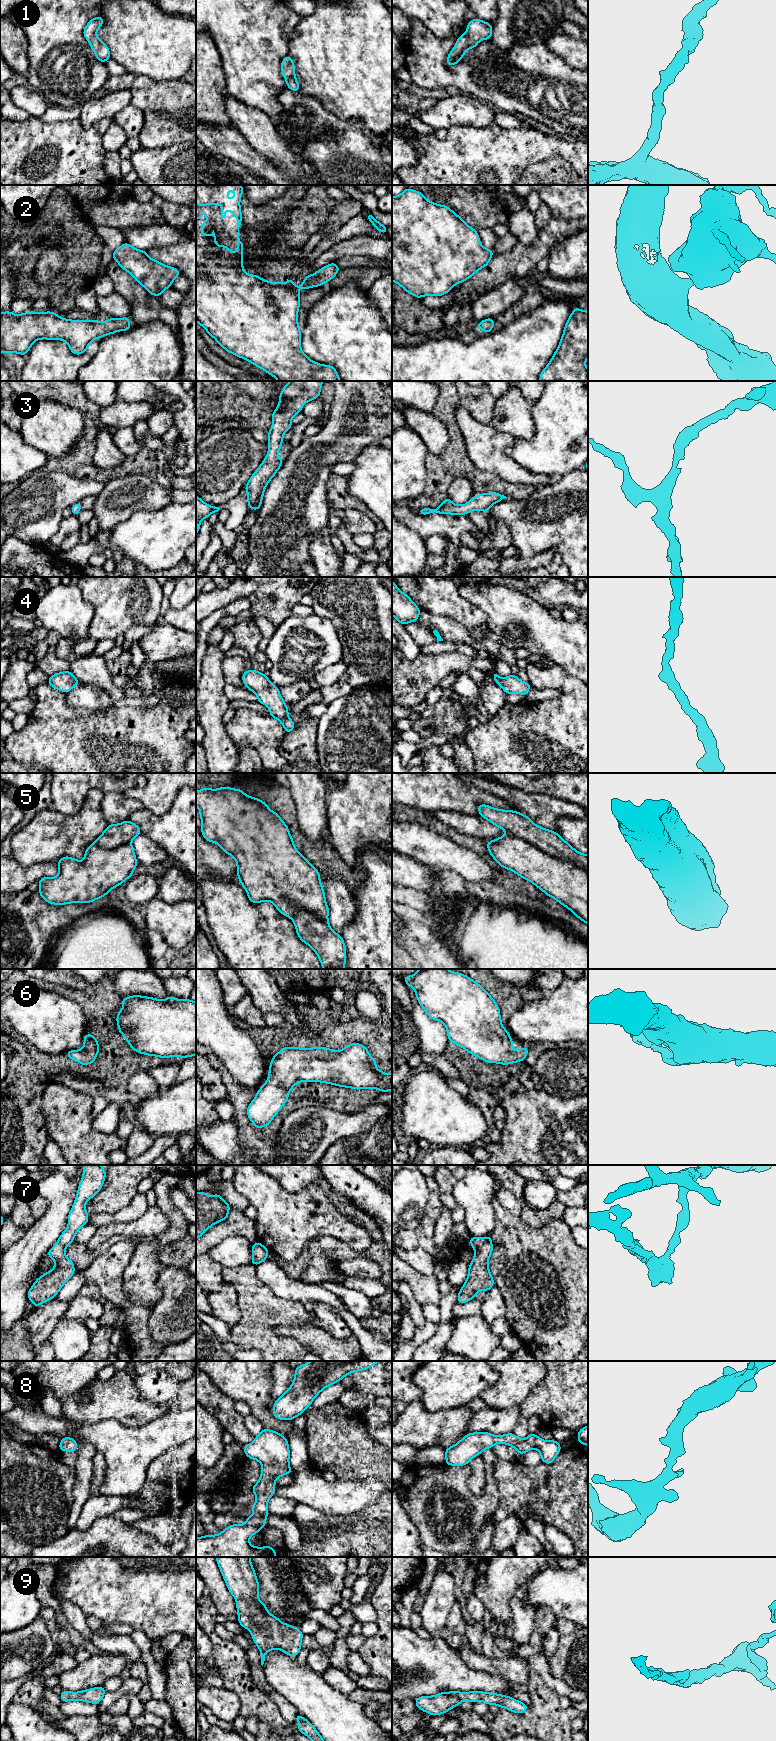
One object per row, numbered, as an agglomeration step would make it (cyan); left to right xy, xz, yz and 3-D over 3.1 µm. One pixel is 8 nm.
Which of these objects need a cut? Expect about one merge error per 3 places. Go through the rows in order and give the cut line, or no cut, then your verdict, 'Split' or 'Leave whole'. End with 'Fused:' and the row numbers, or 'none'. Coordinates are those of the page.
1: No split. Leave whole
2: No split. Leave whole
3: No split. Leave whole
4: No split. Leave whole
5: Split along yz (508, 833), (526, 840), (551, 856), (578, 865), (587, 873). Split
6: No split. Leave whole
7: Split along yz (490, 1240), (474, 1249). Split
8: No split. Leave whole
9: No split. Leave whole
Fused: 5, 7

